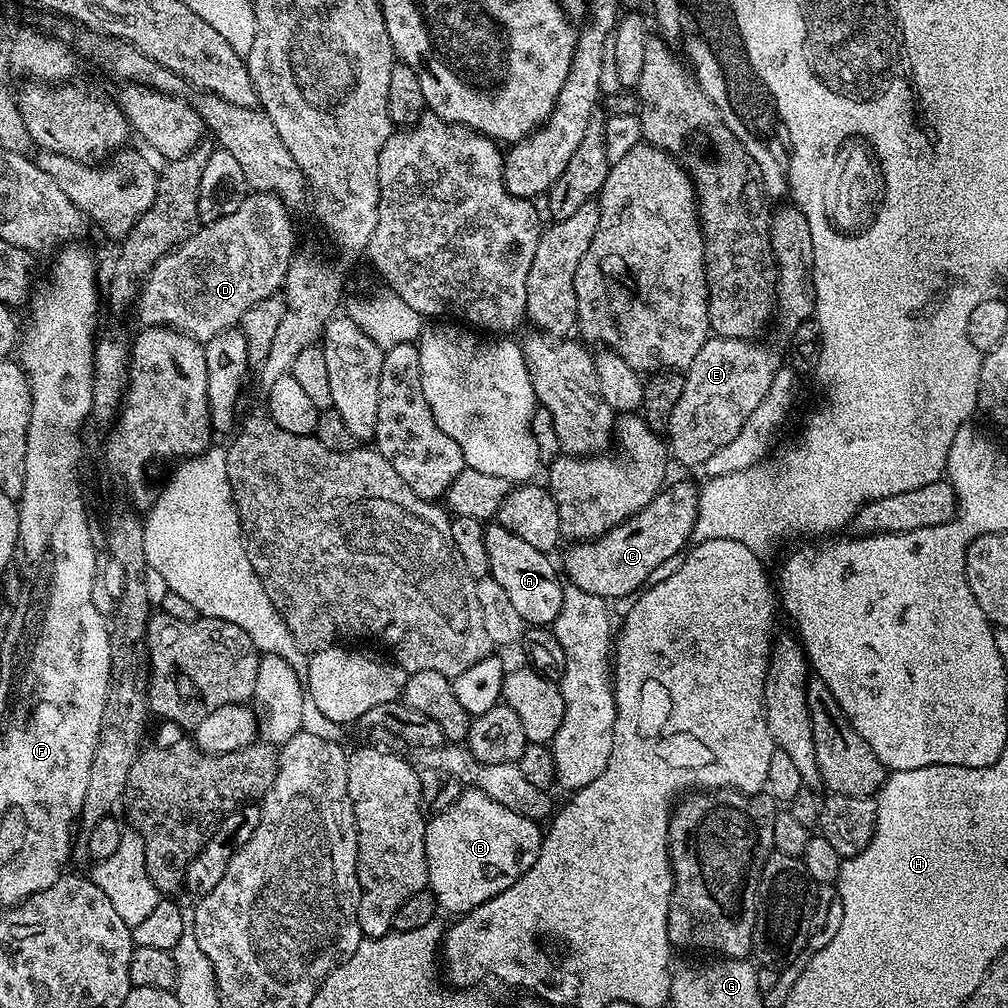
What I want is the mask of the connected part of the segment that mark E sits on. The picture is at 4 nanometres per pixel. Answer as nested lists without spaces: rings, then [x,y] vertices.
[[[713,335],[704,343],[702,350],[694,358],[694,362],[683,373],[684,389],[682,398],[678,398],[678,406],[672,408],[666,429],[666,443],[671,459],[676,460],[686,467],[703,466],[706,458],[717,450],[722,450],[726,442],[734,442],[738,438],[738,430],[746,426],[746,418],[754,414],[758,402],[766,398],[770,390],[770,382],[774,382],[774,374],[777,368],[781,367],[782,360],[776,357],[772,348],[767,348],[761,342],[751,340],[735,340],[725,336]]]

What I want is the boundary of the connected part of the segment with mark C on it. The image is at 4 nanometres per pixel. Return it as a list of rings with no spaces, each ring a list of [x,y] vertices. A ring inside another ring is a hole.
[[[680,480],[673,488],[668,486],[661,490],[641,512],[623,520],[598,539],[569,543],[564,568],[562,564],[567,583],[586,590],[586,594],[603,596],[609,602],[615,601],[615,596],[631,597],[639,593],[657,566],[680,556],[689,547],[698,518],[699,497],[700,489],[695,483]]]

